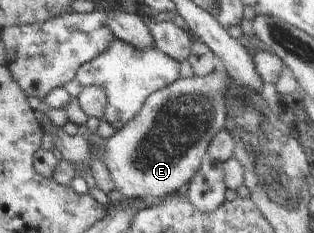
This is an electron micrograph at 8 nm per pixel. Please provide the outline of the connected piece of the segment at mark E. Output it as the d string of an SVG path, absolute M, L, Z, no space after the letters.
M218 64L209 75L178 78L170 86L152 93L146 99L139 114L127 122L121 131L117 131L108 138L103 162L109 170L116 190L124 198L131 200L159 199L164 195L185 189L207 157L206 151L210 138L225 128L227 112L224 108L224 94L228 90L228 80L229 76Z

